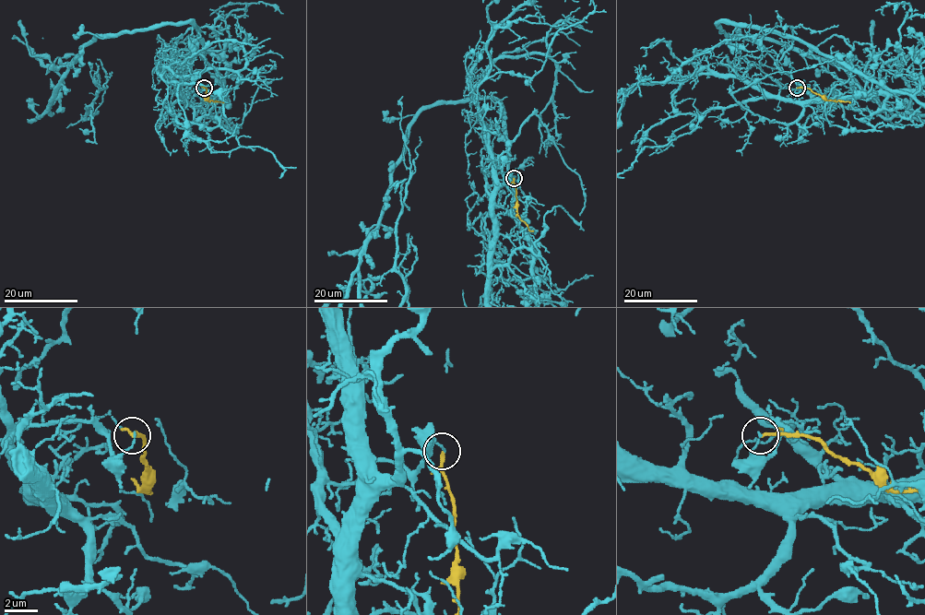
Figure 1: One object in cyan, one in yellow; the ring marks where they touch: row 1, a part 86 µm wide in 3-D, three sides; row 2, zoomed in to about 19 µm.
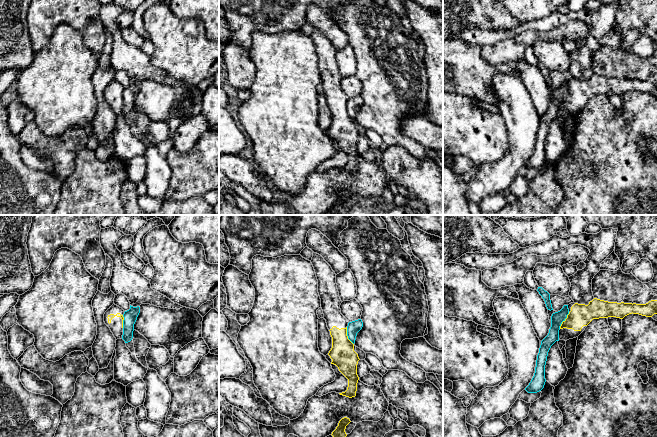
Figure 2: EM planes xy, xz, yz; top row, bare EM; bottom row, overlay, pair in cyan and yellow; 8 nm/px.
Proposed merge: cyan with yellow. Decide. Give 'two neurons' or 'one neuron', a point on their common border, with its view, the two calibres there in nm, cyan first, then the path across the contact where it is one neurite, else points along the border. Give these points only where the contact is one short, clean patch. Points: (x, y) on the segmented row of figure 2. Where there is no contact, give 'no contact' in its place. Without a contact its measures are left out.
two neurons | yz (564, 320) | 100/180 nm | along yz (569, 312), (559, 328)

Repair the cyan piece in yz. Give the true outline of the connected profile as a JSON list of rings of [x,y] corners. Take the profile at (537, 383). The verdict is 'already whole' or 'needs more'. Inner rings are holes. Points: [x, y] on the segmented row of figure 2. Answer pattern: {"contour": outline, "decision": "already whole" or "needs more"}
{"contour": [[[564,305],[563,308],[552,314],[551,316],[551,327],[549,329],[548,335],[541,341],[539,348],[539,353],[537,355],[536,367],[534,376],[525,388],[528,393],[537,393],[544,388],[545,379],[545,365],[547,361],[548,352],[551,346],[559,341],[559,330],[563,321],[567,318],[569,314],[568,305]]], "decision": "already whole"}

